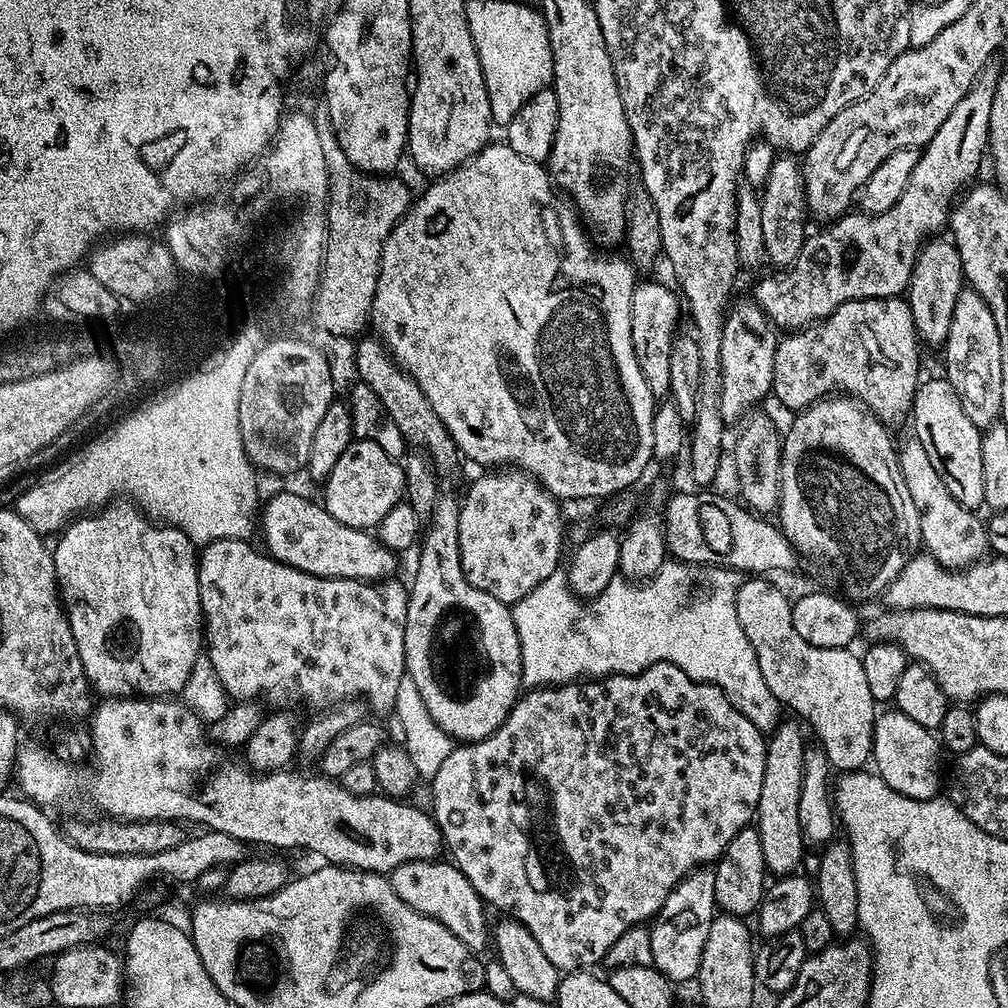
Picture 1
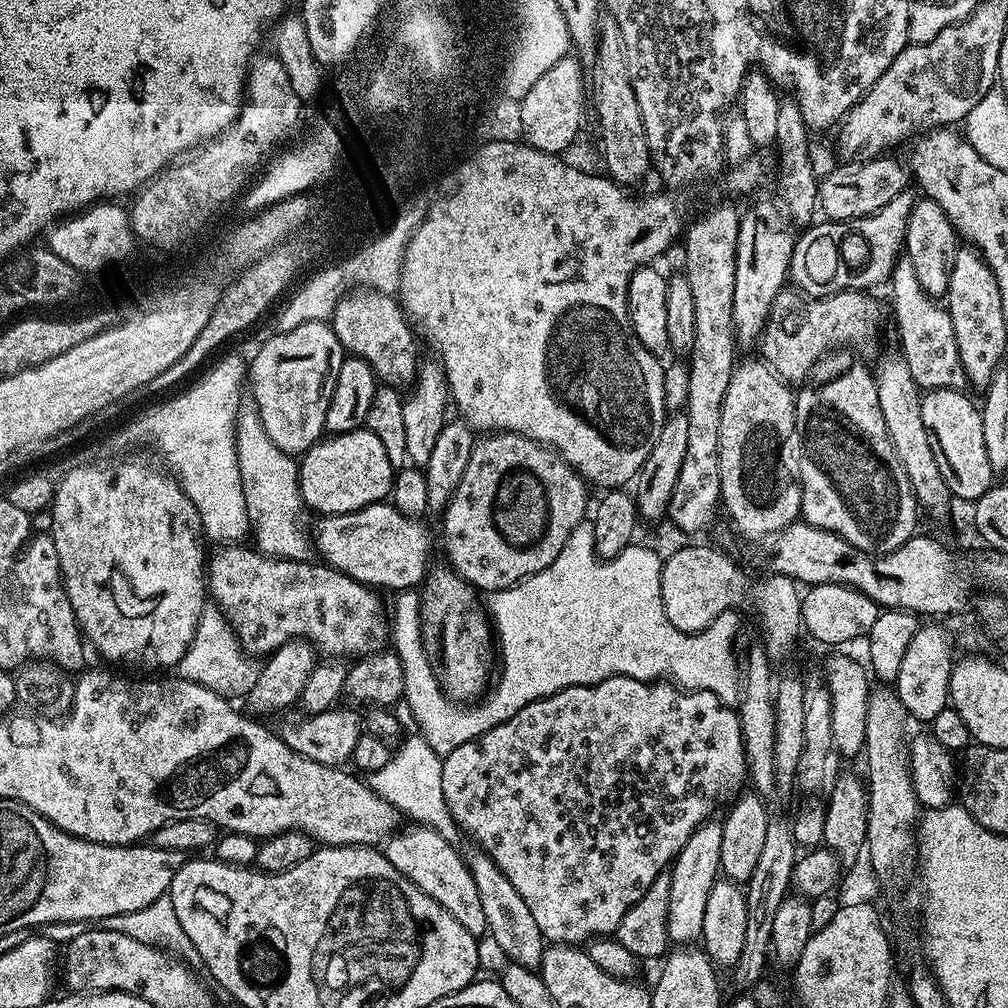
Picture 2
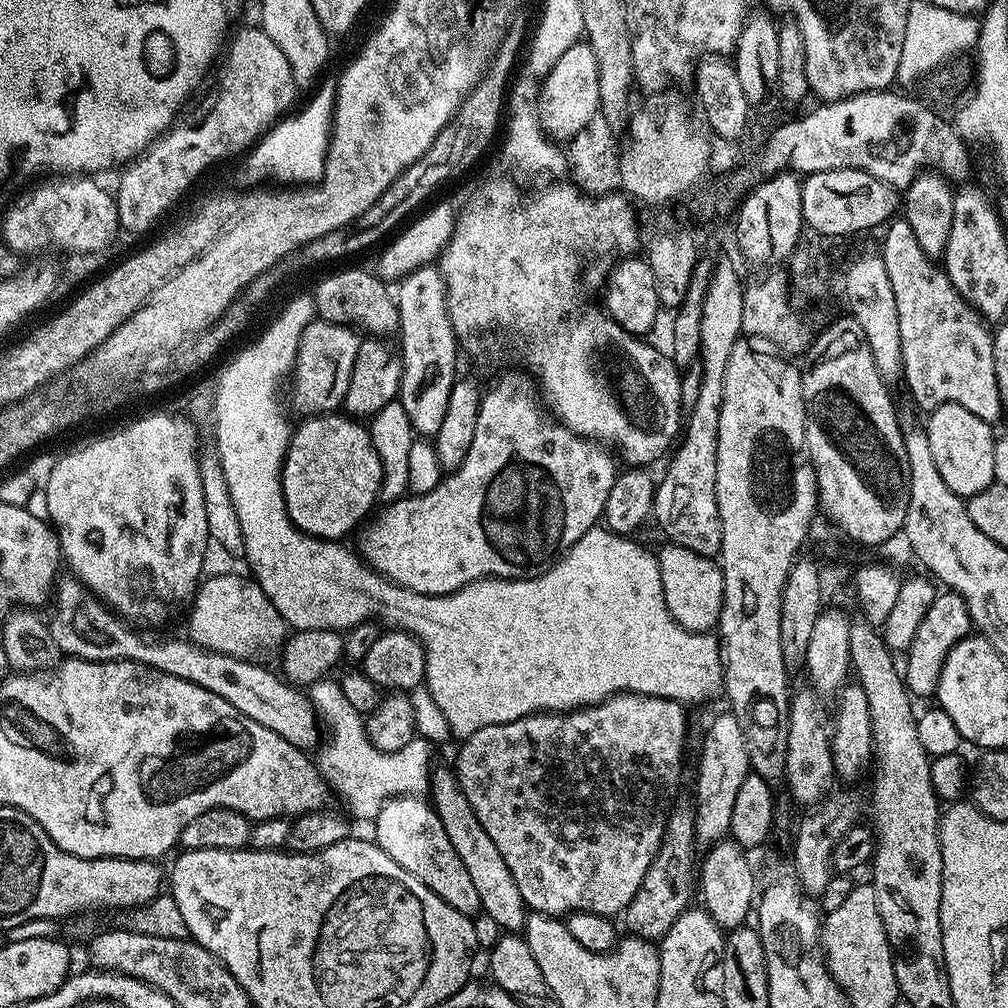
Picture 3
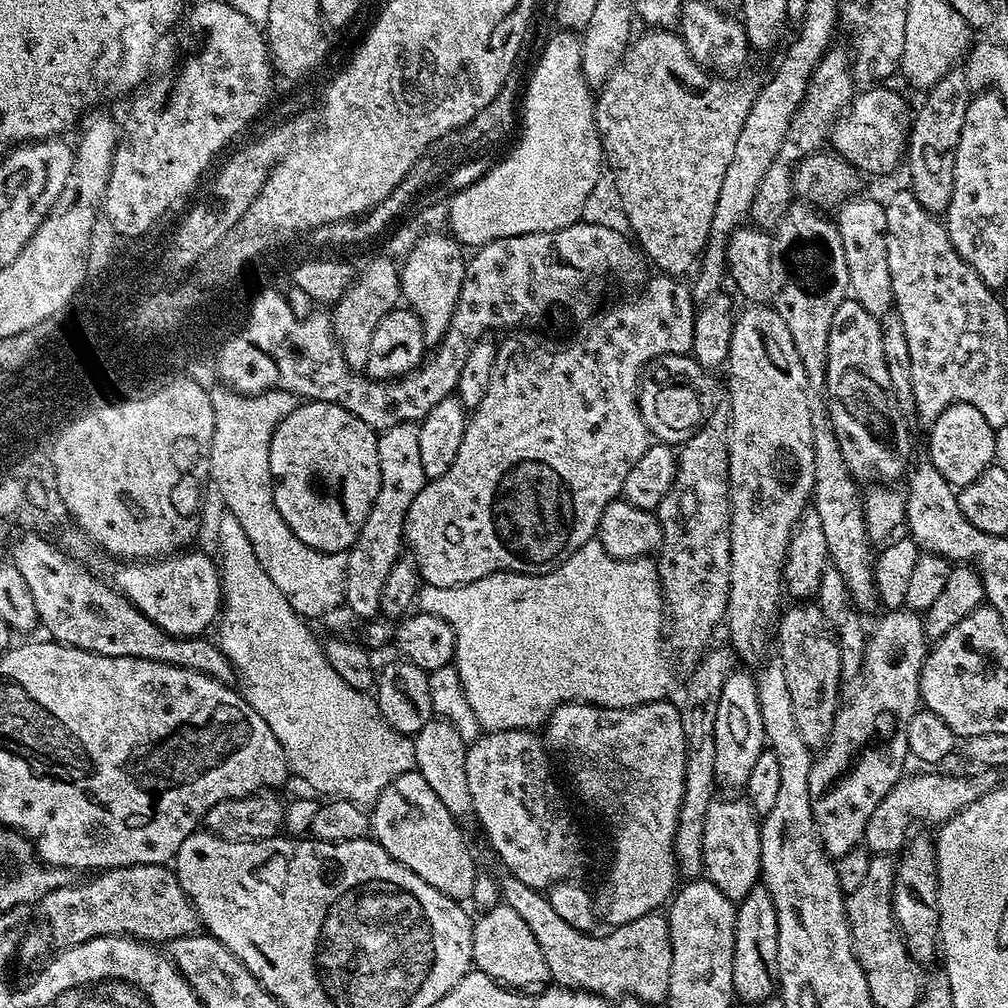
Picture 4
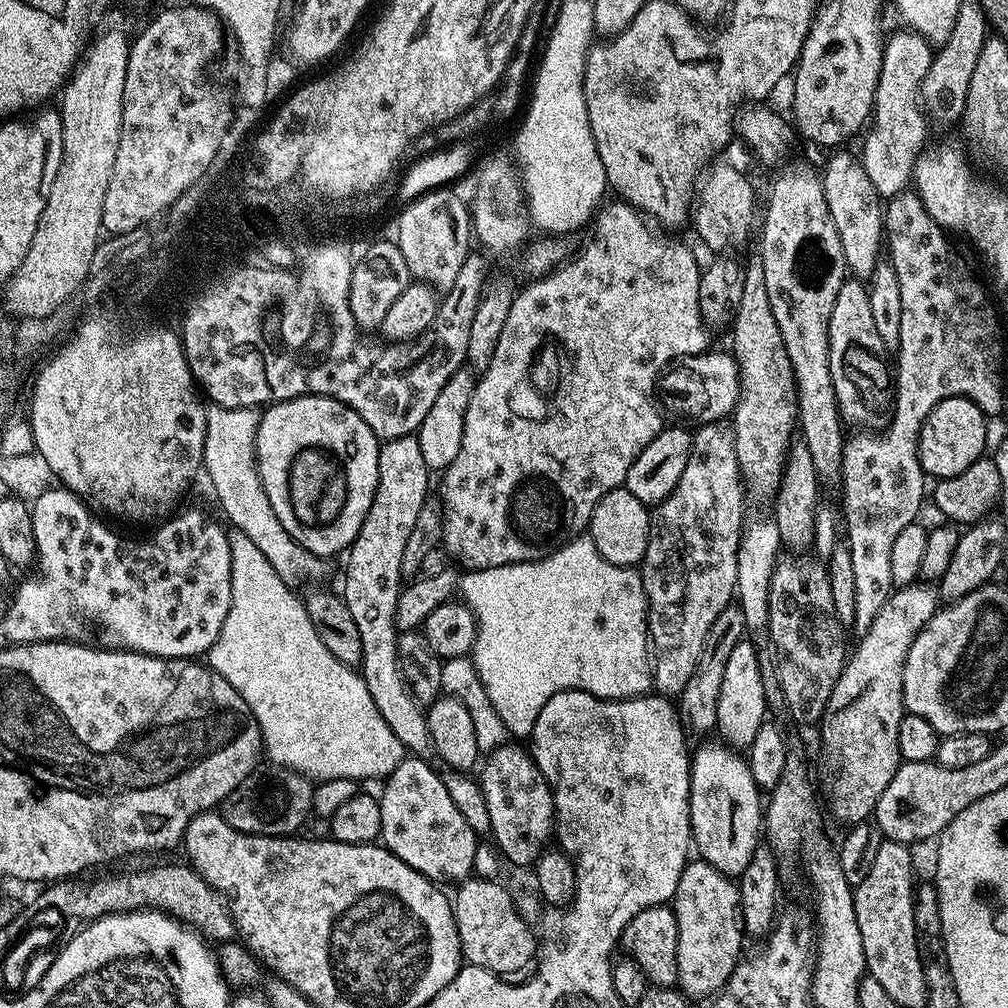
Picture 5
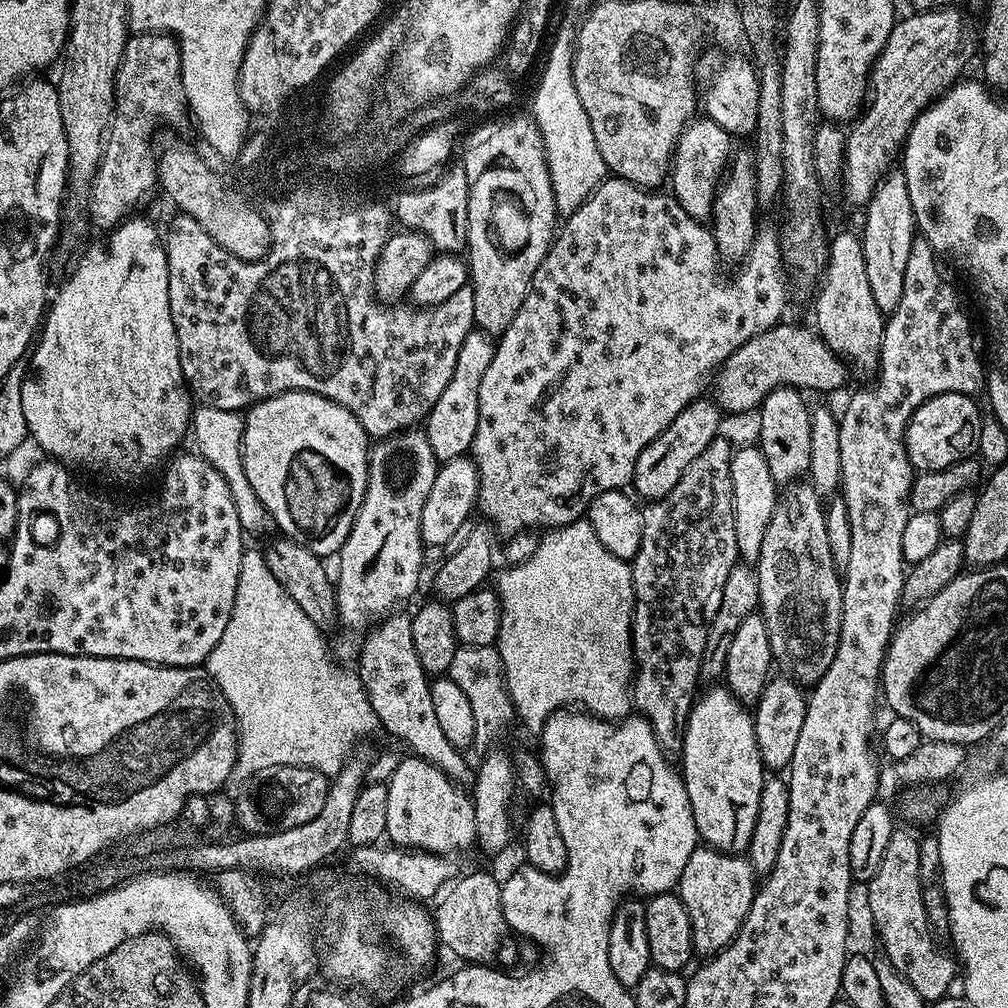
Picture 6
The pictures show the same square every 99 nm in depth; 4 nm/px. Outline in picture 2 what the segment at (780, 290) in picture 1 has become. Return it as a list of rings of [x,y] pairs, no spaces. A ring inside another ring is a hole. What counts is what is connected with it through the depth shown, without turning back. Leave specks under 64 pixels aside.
[[[905,190],[874,216],[863,216],[857,220],[833,220],[813,223],[799,233],[792,245],[792,267],[790,280],[805,296],[819,298],[832,296],[836,292],[872,290],[875,284],[889,279],[896,268],[897,260],[904,252],[906,224],[910,210],[916,205],[917,197]]]

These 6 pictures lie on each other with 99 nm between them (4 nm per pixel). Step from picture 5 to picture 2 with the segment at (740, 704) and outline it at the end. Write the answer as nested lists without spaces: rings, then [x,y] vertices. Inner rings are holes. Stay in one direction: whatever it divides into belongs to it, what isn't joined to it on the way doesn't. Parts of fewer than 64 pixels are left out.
[[[707,820],[700,824],[670,868],[670,914],[667,915],[667,932],[669,941],[678,946],[692,944],[699,939],[706,914],[706,901],[713,882],[720,874],[722,828],[719,821],[714,821]]]

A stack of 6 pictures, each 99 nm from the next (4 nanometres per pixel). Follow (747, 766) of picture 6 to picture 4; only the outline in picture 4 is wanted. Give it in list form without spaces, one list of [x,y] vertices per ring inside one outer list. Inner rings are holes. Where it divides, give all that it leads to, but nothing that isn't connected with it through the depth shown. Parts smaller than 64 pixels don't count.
[[[713,799],[712,805],[706,810],[706,826],[702,830],[702,854],[704,855],[703,875],[714,886],[718,886],[718,890],[722,890],[722,894],[726,894],[726,898],[730,898],[733,902],[739,902],[746,898],[746,894],[750,894],[750,890],[761,879],[760,875],[760,826],[761,821],[757,819],[752,811],[752,807],[748,805],[747,799],[740,800],[720,800]]]

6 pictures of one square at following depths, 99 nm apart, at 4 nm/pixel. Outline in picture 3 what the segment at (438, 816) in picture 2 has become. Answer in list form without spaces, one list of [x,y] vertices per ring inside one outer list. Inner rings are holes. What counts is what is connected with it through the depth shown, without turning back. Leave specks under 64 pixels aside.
[[[325,678],[311,685],[312,704],[326,729],[326,739],[319,745],[314,763],[328,783],[329,789],[336,792],[352,807],[351,815],[360,820],[375,821],[381,806],[395,796],[414,796],[424,794],[430,788],[430,769],[433,767],[430,742],[444,742],[451,739],[451,728],[445,715],[433,702],[426,684],[411,689],[409,696],[414,709],[415,728],[420,738],[411,740],[402,750],[383,752],[368,740],[364,729],[365,717],[350,706],[349,699],[343,694],[335,679]]]

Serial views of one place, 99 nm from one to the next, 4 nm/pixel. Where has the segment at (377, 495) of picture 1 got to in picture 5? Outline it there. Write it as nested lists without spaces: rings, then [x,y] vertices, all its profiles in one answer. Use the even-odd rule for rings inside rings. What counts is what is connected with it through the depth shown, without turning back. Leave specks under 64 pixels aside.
[[[299,396],[293,400],[281,400],[263,409],[260,425],[256,428],[256,470],[260,482],[266,490],[266,498],[270,498],[270,506],[274,506],[274,514],[278,514],[278,522],[282,522],[286,534],[290,534],[290,538],[294,538],[294,542],[298,542],[310,554],[321,558],[336,556],[340,551],[341,555],[352,547],[354,538],[358,534],[358,530],[362,530],[362,522],[366,522],[368,511],[374,502],[374,494],[378,486],[380,446],[381,441],[376,439],[374,430],[370,430],[370,426],[366,426],[366,422],[362,422],[362,418],[358,418],[358,414],[354,414],[354,410],[350,410],[342,402],[329,396]]]

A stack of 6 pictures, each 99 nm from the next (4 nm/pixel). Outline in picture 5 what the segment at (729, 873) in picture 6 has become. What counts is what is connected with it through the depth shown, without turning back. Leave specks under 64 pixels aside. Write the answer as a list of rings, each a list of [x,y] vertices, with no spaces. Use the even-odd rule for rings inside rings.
[[[693,859],[685,866],[682,878],[678,878],[678,890],[672,896],[670,907],[678,922],[676,984],[693,1001],[711,998],[727,982],[745,947],[746,933],[744,923],[740,921],[739,883],[714,870],[714,866],[705,860]]]

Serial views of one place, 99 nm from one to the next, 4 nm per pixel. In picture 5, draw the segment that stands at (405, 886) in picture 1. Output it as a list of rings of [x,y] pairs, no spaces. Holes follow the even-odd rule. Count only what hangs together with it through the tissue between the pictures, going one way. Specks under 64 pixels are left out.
[[[406,758],[395,770],[383,781],[384,793],[379,793],[378,799],[382,810],[382,826],[380,827],[379,839],[383,847],[388,848],[406,866],[418,870],[427,878],[440,886],[459,885],[473,875],[474,856],[478,845],[478,837],[474,830],[462,818],[458,807],[450,798],[450,793],[443,785],[443,778],[439,771],[428,765],[429,761],[424,758]]]

